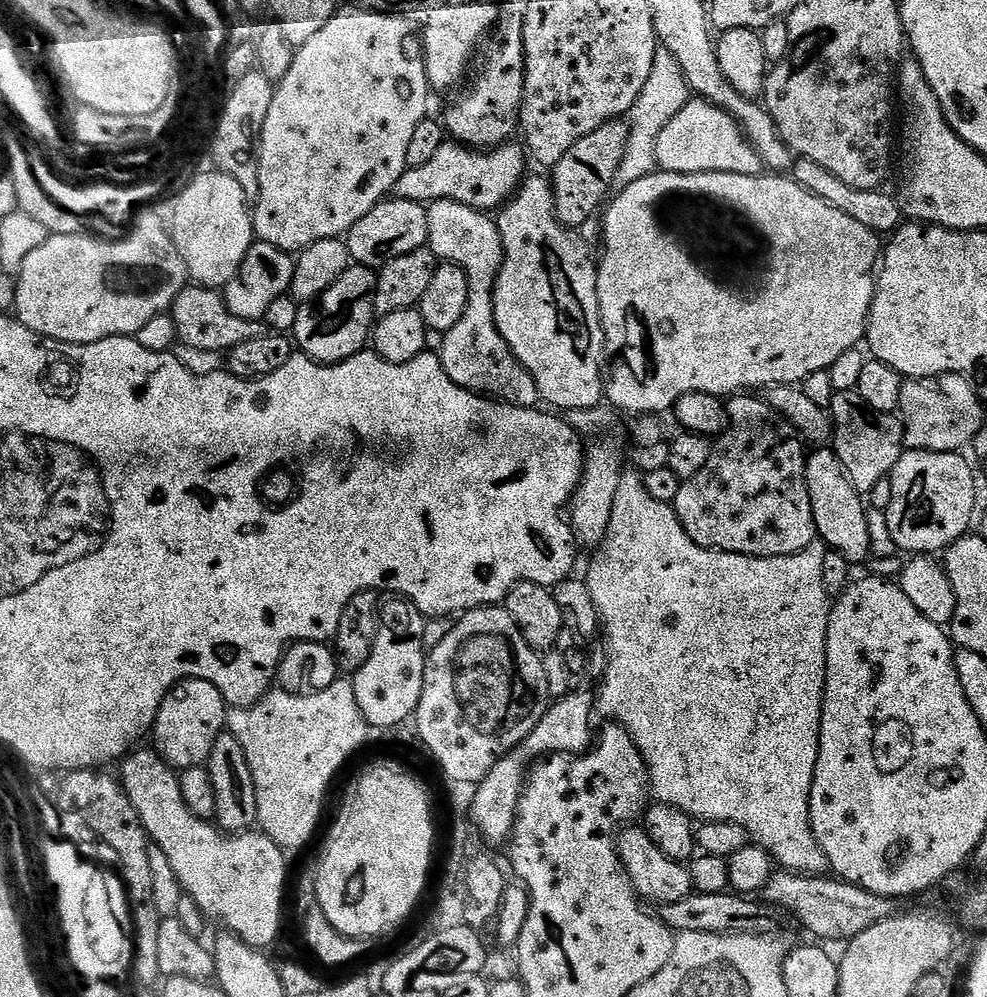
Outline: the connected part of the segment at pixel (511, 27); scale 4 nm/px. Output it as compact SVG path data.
M519 15L499 17L494 28L496 41L485 47L484 61L480 64L480 69L471 77L472 89L461 98L460 104L452 104L444 112L443 127L447 135L455 143L467 144L469 148L477 150L487 150L496 148L499 144L513 139L512 131L515 133L518 128L518 117L520 115L520 103L524 97L524 22Z

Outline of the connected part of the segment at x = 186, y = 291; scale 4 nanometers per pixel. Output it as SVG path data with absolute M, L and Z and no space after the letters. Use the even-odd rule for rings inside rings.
M199 286L184 288L172 303L171 316L172 324L176 327L177 341L194 350L214 350L227 354L234 346L250 342L250 338L258 338L266 332L265 325L261 321L238 318L238 314L232 314L226 306L223 295L215 288Z

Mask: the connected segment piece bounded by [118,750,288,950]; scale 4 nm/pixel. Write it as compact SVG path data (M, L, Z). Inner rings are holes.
M155 751L136 752L123 761L124 769L118 772L130 802L138 810L148 832L151 843L157 844L166 854L170 866L174 866L174 874L178 874L178 882L185 893L194 893L197 906L205 917L221 920L227 931L233 932L237 938L244 940L251 948L267 949L267 944L276 940L280 932L280 911L284 908L284 883L288 880L288 864L284 861L285 849L280 848L271 838L259 830L249 830L235 834L219 834L212 836L204 844L204 865L200 868L200 877L196 880L196 815L186 806L182 798L179 775Z

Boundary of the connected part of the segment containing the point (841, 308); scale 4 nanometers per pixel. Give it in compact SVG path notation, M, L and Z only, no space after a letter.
M655 164L648 172L641 173L638 182L630 182L611 197L604 216L604 228L602 224L602 240L604 236L604 257L598 260L598 302L600 303L600 321L604 327L604 346L606 349L606 400L612 403L613 409L621 408L627 414L661 414L667 410L675 409L676 403L686 394L701 392L702 394L714 394L721 398L731 397L733 394L743 393L745 390L767 390L773 384L799 385L815 371L827 371L828 367L835 362L840 355L846 354L846 350L857 347L865 339L868 326L868 311L872 308L874 295L874 273L878 268L878 261L882 256L882 240L875 232L871 232L862 222L854 222L850 214L842 214L842 210L834 210L822 198L807 192L804 187L796 183L795 179L784 174L726 174L725 172L695 172L694 174L682 174L681 171L666 171L662 166Z

